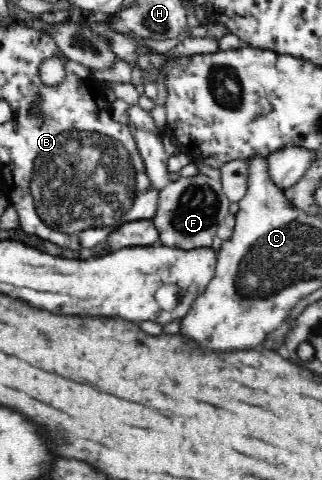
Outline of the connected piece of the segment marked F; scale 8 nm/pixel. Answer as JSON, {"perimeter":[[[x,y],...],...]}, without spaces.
{"perimeter":[[[200,173],[178,178],[162,189],[160,207],[153,218],[161,234],[161,244],[186,252],[210,249],[218,228],[230,215],[228,206],[230,200],[225,196],[220,181]]]}

